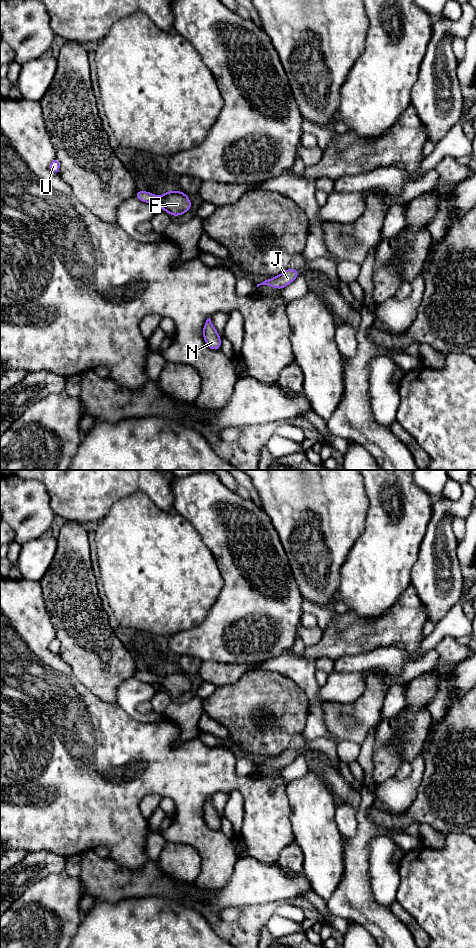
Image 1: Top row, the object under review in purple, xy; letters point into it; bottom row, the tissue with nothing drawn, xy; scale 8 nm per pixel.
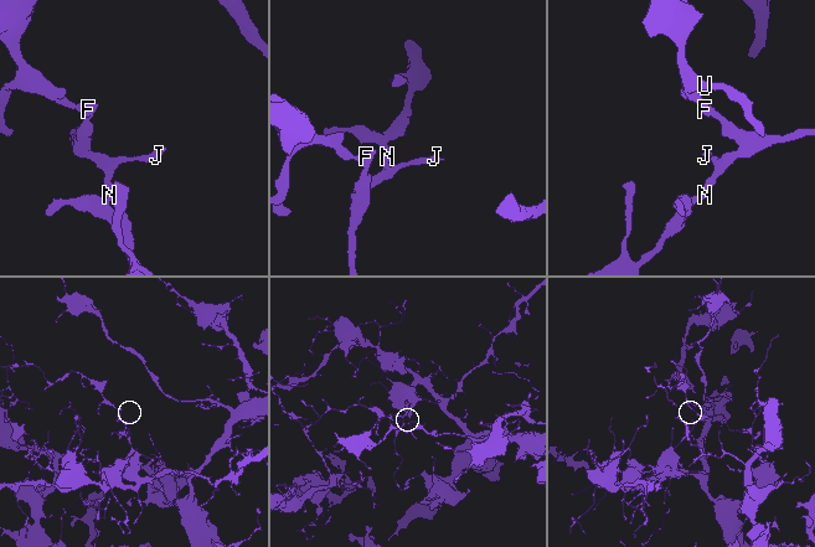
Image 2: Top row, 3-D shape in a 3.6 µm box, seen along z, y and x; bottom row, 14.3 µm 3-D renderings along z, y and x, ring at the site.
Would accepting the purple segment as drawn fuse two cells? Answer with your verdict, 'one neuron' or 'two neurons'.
one neuron

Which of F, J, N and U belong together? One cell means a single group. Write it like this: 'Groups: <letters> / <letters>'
Groups: F J N U

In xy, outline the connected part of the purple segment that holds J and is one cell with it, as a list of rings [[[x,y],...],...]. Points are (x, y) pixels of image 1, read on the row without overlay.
[[[286,749],[280,755],[257,764],[257,767],[259,767],[260,765],[268,765],[281,770],[282,768],[293,762],[298,757],[298,755],[298,749]]]

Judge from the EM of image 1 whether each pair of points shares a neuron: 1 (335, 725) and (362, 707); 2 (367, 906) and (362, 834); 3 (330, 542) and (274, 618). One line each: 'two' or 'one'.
1: one
2: one
3: two

